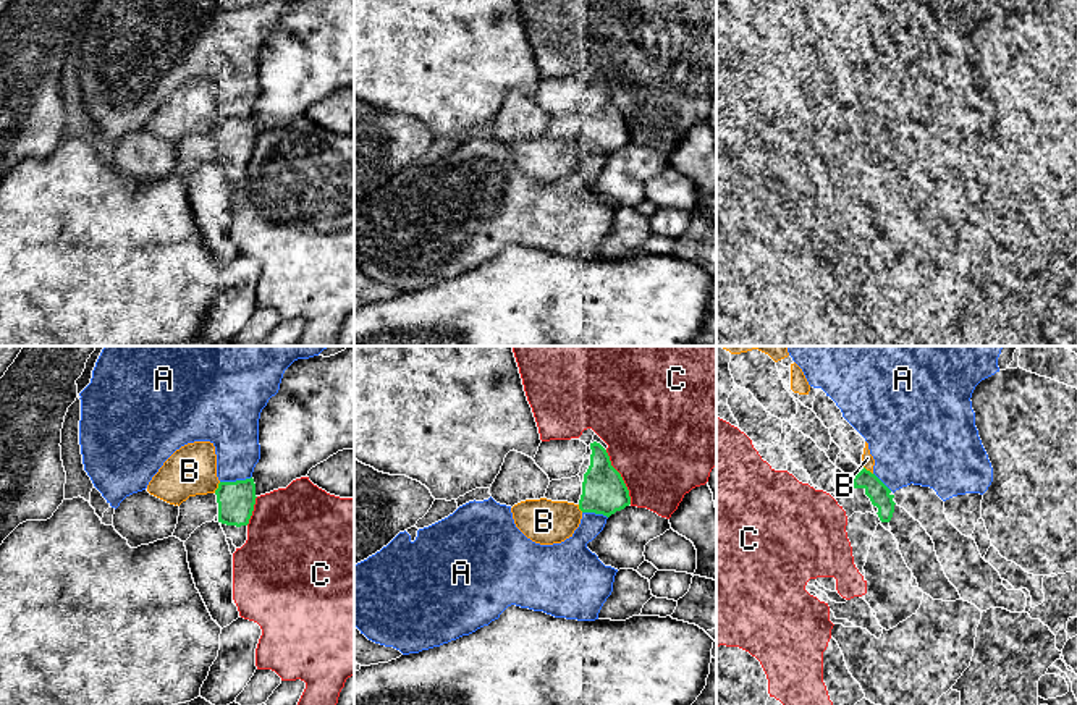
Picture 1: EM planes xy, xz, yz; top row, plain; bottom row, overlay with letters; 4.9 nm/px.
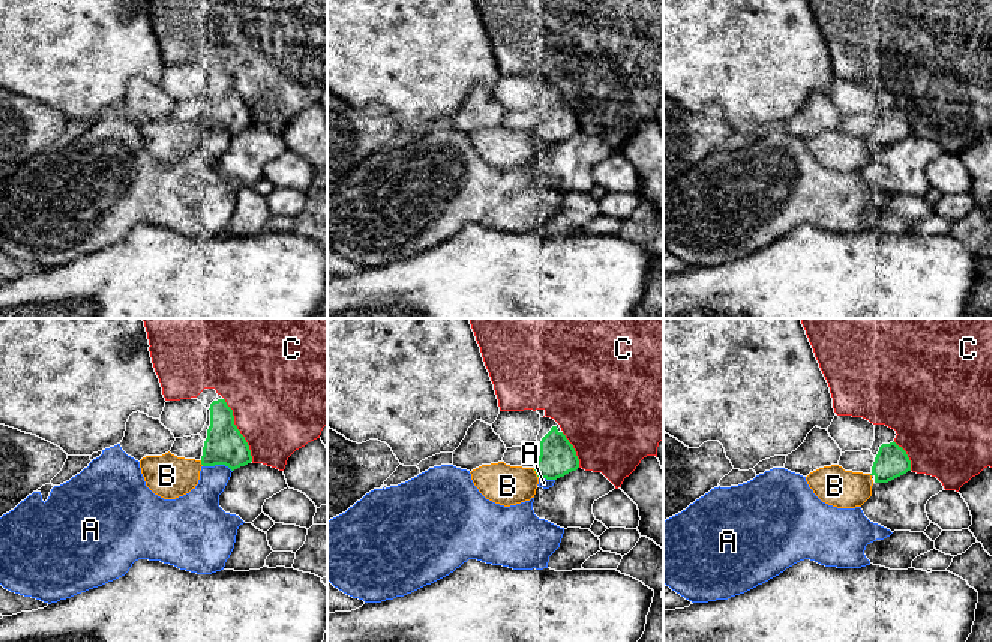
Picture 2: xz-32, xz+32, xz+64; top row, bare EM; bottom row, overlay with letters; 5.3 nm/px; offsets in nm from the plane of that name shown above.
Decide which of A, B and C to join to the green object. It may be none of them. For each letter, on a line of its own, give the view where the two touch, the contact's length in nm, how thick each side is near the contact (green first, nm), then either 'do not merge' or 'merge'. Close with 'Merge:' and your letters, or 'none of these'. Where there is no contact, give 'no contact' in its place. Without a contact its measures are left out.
A: contact in xy; length 160 nm; calibres 180 and 240 nm; do not merge
B: contact in xy; length 70 nm; calibres 180 and 240 nm; do not merge
C: contact in xz; length 300 nm; calibres 220 and 500 nm; do not merge
Merge: none of these

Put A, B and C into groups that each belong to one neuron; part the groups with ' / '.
A / B / C

